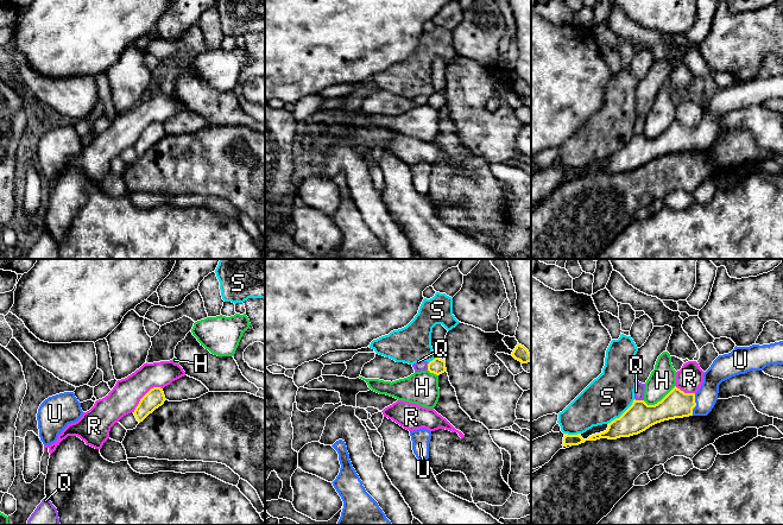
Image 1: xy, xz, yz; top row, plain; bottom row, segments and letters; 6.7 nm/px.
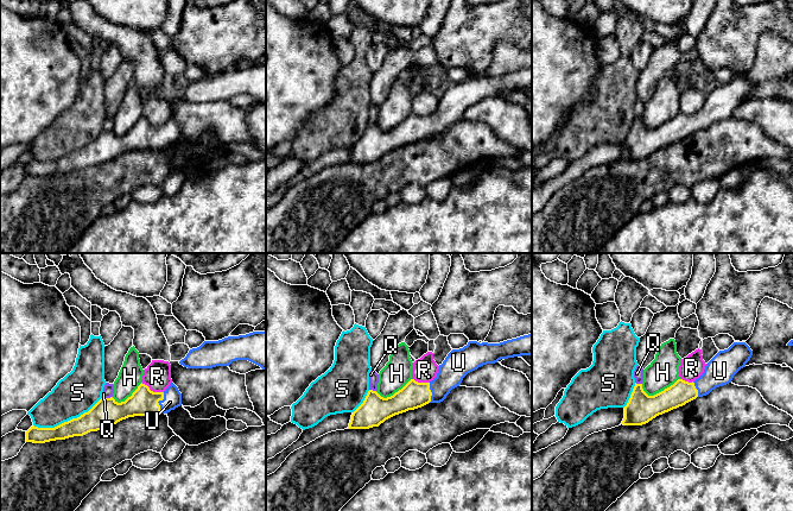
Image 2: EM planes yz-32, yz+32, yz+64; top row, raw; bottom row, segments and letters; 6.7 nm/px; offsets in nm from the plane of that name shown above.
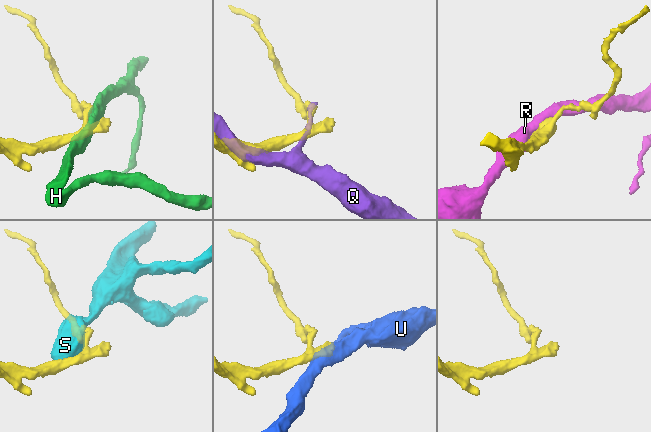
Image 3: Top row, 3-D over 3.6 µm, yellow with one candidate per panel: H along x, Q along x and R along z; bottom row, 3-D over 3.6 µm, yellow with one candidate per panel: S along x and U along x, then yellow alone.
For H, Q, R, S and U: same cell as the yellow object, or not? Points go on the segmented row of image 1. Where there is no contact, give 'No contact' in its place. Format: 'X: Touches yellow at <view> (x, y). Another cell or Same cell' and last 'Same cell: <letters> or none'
H: Touches yellow at yz (658, 402). Another cell
Q: Touches yellow at yz (639, 400). Another cell
R: Touches yellow at xy (144, 396). Another cell
S: Touches yellow at yz (623, 413). Another cell
U: Touches yellow at yz (695, 404). Same cell
Same cell: U

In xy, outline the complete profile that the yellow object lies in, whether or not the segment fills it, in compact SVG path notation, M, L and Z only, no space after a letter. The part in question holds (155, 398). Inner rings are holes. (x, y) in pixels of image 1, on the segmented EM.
M153 387L151 388L139 401L138 406L134 410L134 416L137 420L143 422L150 413L156 409L162 406L165 401L165 396L163 388Z

